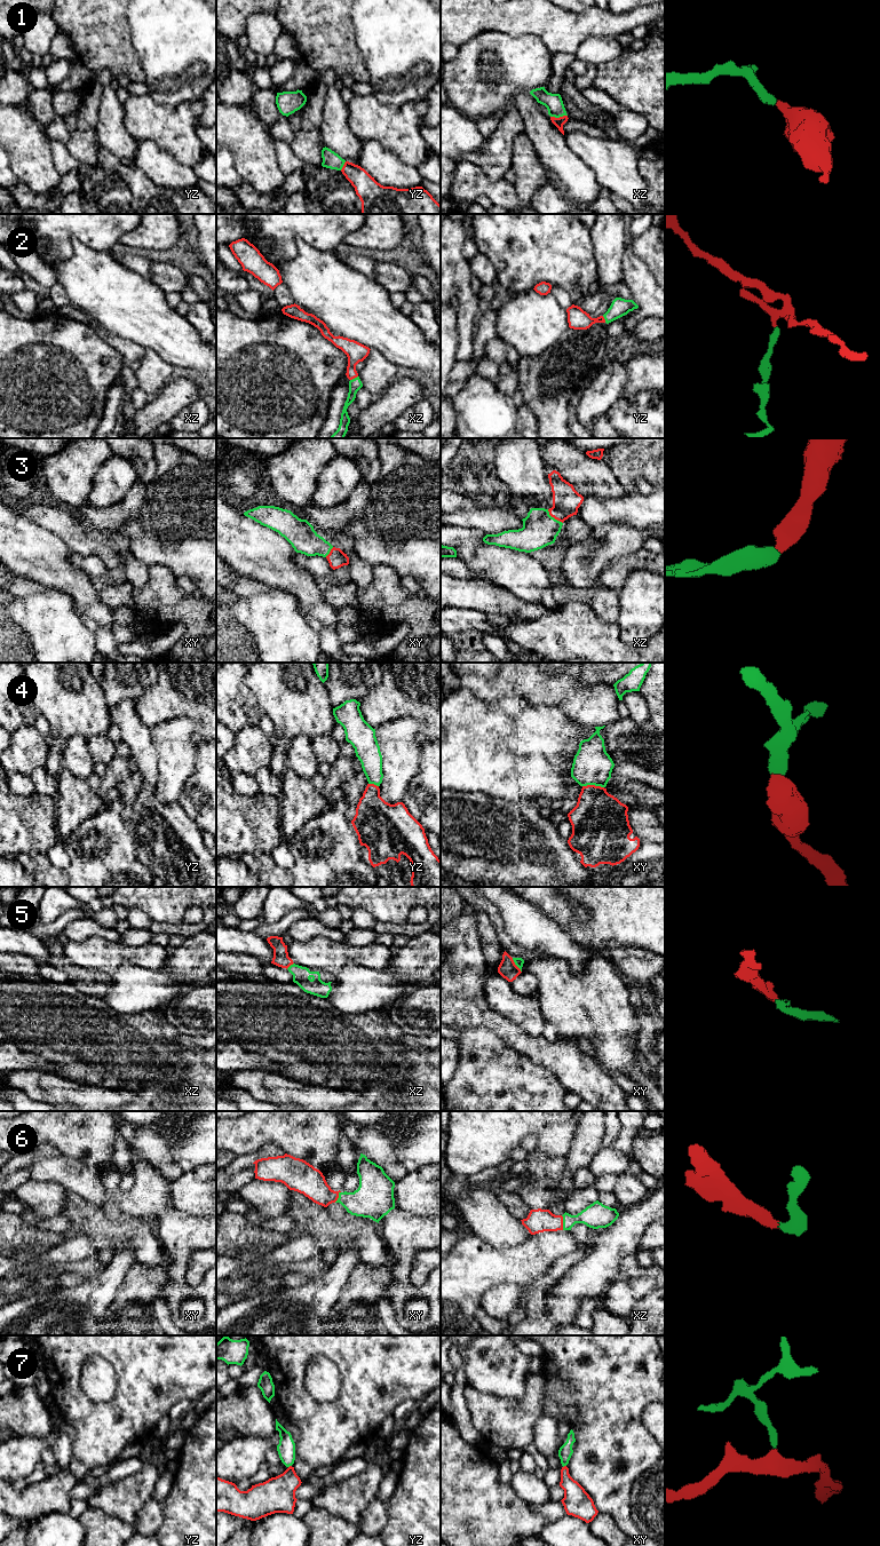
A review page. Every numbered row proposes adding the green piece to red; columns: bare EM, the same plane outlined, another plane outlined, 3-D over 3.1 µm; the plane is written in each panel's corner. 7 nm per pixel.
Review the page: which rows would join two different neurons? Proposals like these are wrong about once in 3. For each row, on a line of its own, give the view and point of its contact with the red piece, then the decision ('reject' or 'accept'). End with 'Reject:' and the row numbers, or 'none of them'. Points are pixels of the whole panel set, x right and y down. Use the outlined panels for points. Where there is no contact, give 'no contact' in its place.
1: contact xz (560, 117); accept
2: contact xz (354, 378); accept
3: contact xz (554, 517); accept
4: contact xy (593, 785); accept
5: contact xy (515, 965); accept
6: contact xz (562, 1222); accept
7: contact yz (290, 1466); accept
Reject: none of them

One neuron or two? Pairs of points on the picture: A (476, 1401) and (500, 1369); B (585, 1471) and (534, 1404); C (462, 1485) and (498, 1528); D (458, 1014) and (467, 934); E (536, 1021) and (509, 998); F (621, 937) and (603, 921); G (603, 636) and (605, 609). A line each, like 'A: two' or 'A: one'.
A: two
B: two
C: one
D: one
E: one
F: one
G: two

